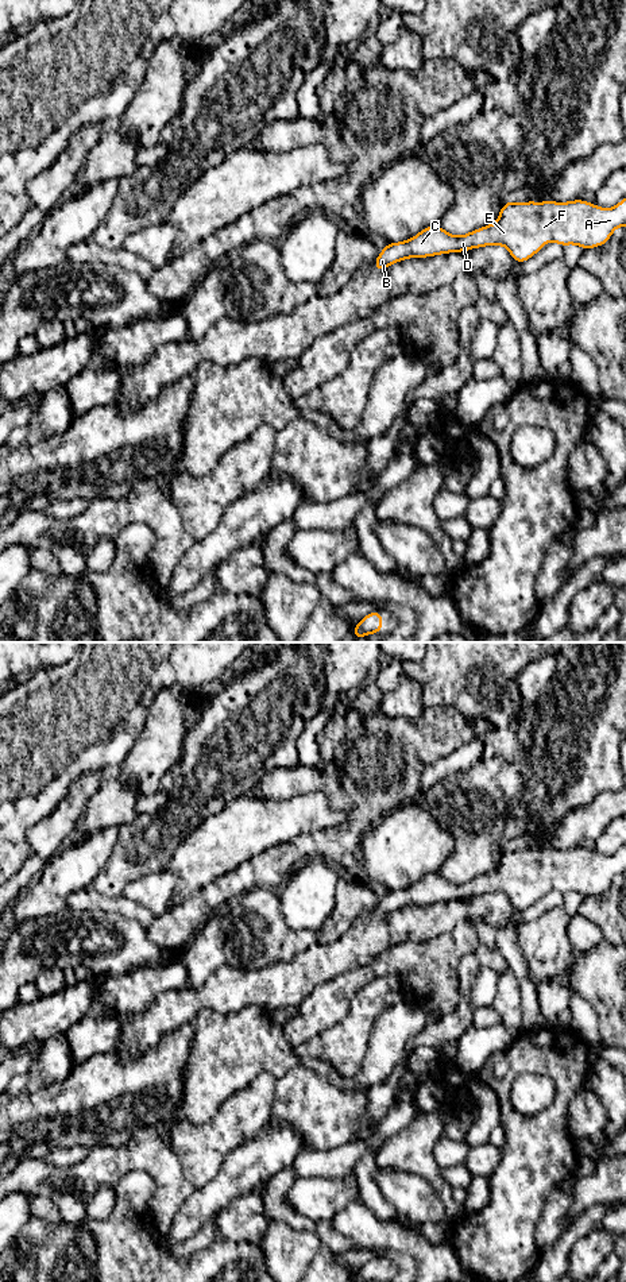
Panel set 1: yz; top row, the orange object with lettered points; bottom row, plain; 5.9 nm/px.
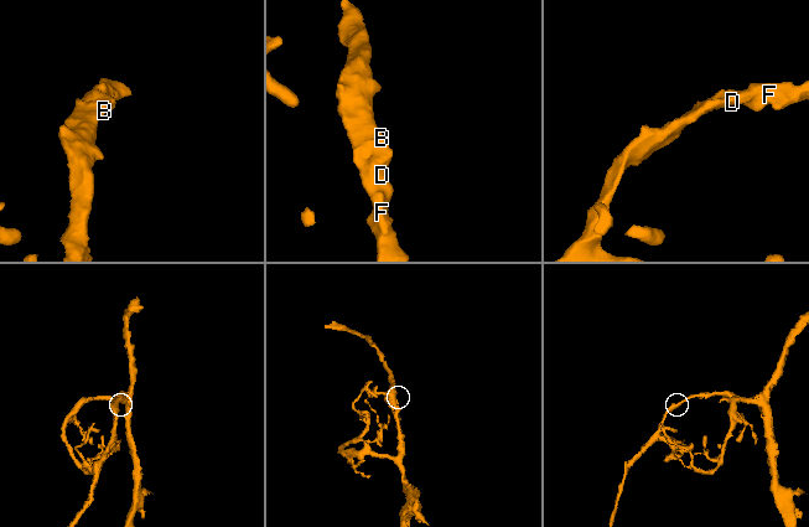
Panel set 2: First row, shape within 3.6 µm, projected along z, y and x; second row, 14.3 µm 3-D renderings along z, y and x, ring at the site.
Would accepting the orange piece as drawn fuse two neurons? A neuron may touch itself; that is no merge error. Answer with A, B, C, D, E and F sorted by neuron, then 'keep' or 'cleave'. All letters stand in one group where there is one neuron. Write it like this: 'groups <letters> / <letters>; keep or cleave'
groups A B C D E F; keep

